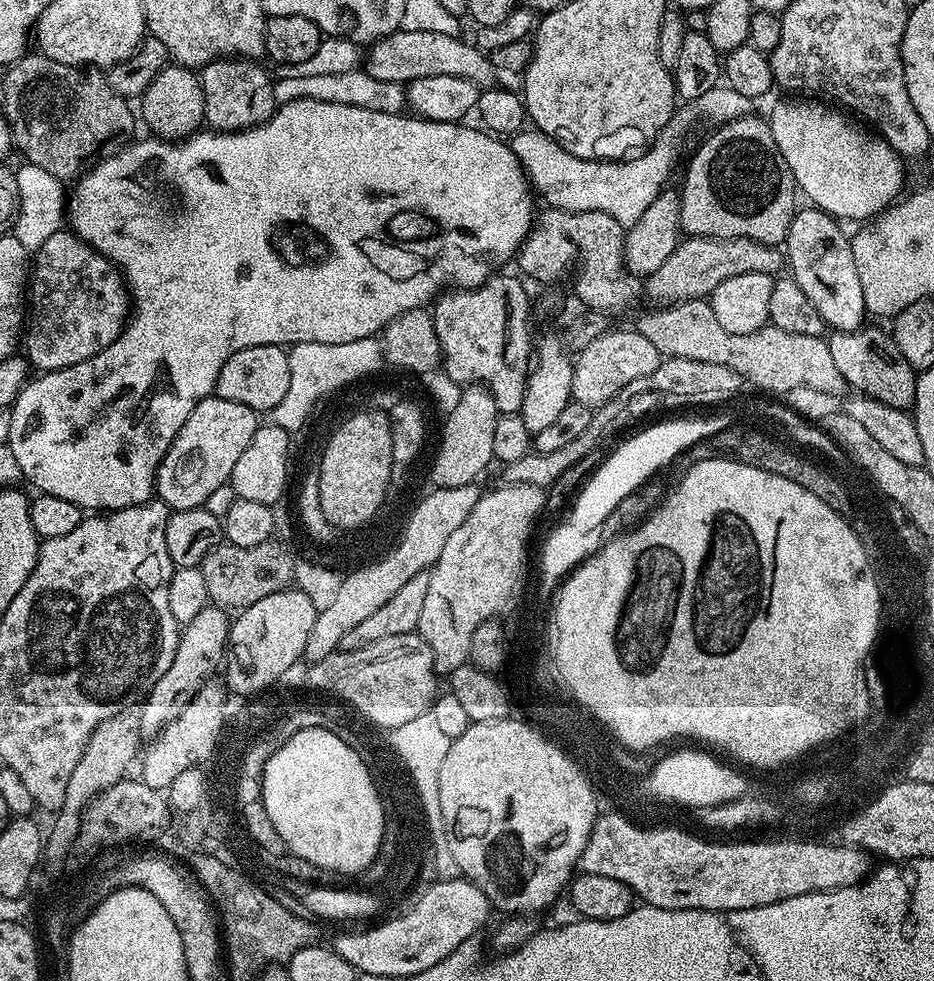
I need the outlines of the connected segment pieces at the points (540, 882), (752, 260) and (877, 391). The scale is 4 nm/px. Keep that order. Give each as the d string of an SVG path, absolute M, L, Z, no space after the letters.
M520 718L469 723L466 734L449 743L446 758L442 758L442 770L438 770L438 798L444 819L445 829L448 831L450 854L454 854L454 862L458 862L463 879L474 882L482 894L492 903L493 909L502 914L537 914L543 908L548 908L569 887L574 873L578 868L578 861L582 850L586 850L586 842L590 838L594 822L595 791L588 792L589 784L580 780L580 772L556 752L556 748L548 748L536 732L528 732L528 725L524 725Z
M688 236L676 245L674 254L646 278L646 296L656 306L679 304L681 300L703 300L726 278L734 274L766 274L775 277L776 271L786 264L786 256L777 245L763 244L745 236L731 236L725 240L718 236Z
M861 326L852 332L833 331L827 337L830 354L838 365L838 374L842 374L845 385L857 393L868 396L878 402L886 402L886 406L894 406L905 410L911 409L916 402L917 369L902 358L898 346L887 331L880 328Z

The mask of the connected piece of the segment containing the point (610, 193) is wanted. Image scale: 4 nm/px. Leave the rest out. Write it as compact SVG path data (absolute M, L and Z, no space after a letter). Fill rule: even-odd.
M680 118L672 119L659 136L643 149L639 154L623 160L583 160L574 154L567 152L556 140L551 140L546 134L542 134L534 126L525 127L511 137L510 147L512 153L518 158L518 162L527 172L529 181L535 195L545 201L547 207L566 210L567 212L601 212L610 214L618 223L625 226L638 222L642 218L642 210L658 198L660 192L665 191L668 175L676 164L676 155L680 152L680 139L684 136L684 124Z

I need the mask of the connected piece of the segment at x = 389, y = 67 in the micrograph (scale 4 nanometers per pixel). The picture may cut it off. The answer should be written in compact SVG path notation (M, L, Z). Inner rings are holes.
M400 28L381 40L375 40L362 60L363 71L369 72L382 82L394 82L407 86L414 78L431 78L433 74L454 74L466 78L481 90L497 83L498 71L489 53L476 47L475 43L460 40L459 35L438 34L434 30L406 30Z

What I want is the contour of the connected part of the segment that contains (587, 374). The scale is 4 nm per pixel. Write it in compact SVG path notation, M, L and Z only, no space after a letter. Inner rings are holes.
M635 327L615 328L594 338L590 346L579 349L572 365L572 399L594 410L610 402L622 386L635 382L637 378L646 378L653 370L658 370L662 359L658 346L654 346L654 342L636 331Z

